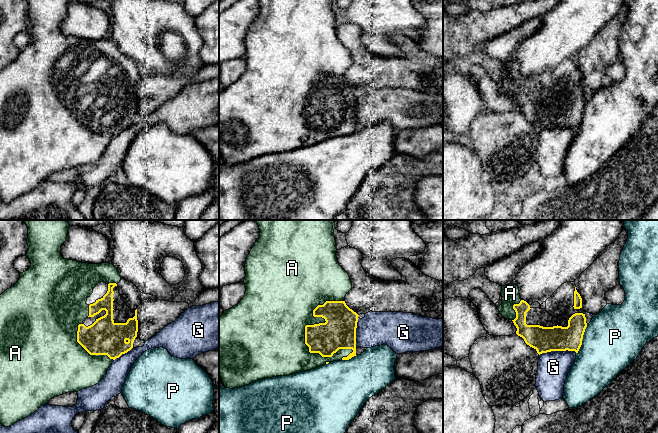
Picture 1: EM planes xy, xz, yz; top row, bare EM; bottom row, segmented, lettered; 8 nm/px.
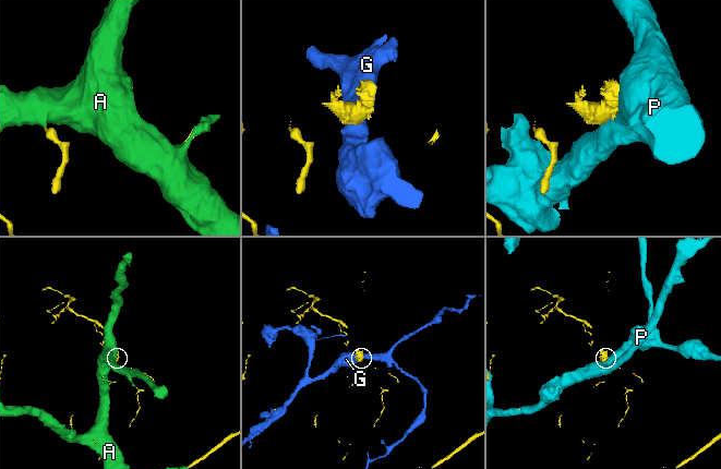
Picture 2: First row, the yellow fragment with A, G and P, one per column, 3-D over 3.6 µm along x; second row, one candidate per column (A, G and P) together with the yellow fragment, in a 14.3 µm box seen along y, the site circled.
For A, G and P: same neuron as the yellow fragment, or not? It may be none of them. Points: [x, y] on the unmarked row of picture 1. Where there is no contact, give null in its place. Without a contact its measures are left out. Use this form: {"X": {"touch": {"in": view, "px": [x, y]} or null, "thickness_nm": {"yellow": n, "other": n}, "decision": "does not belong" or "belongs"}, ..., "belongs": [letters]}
{"A": {"touch": {"in": "xz", "px": [325, 96]}, "thickness_nm": {"yellow": 280, "other": 280}, "decision": "belongs"}, "G": {"touch": {"in": "yz", "px": [555, 126]}, "thickness_nm": {"yellow": 200, "other": 260}, "decision": "does not belong"}, "P": {"touch": {"in": "yz", "px": [582, 114]}, "thickness_nm": {"yellow": 200, "other": 460}, "decision": "does not belong"}, "belongs": ["A"]}

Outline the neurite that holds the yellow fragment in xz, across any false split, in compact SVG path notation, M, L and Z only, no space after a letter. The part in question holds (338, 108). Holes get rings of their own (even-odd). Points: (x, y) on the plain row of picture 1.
M258 0L260 12L251 25L245 38L244 60L246 68L241 77L219 93L219 152L226 164L244 163L253 158L289 152L302 147L309 147L333 137L349 136L356 132L356 104L358 90L350 85L344 75L352 65L348 49L339 41L336 33L335 0Z

